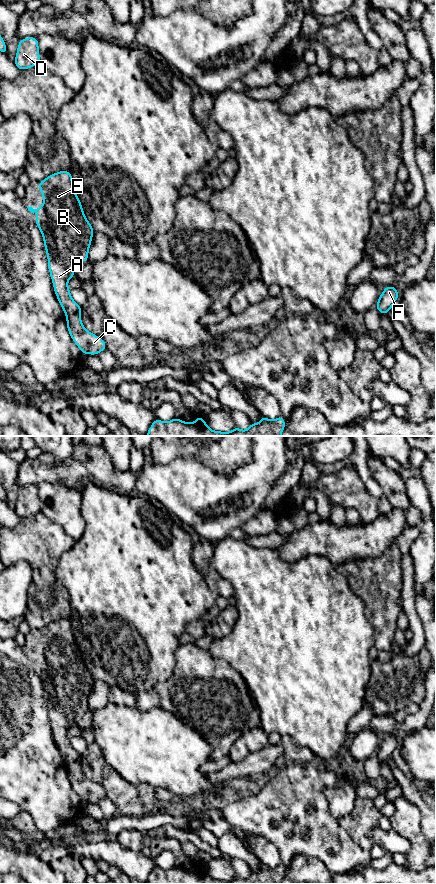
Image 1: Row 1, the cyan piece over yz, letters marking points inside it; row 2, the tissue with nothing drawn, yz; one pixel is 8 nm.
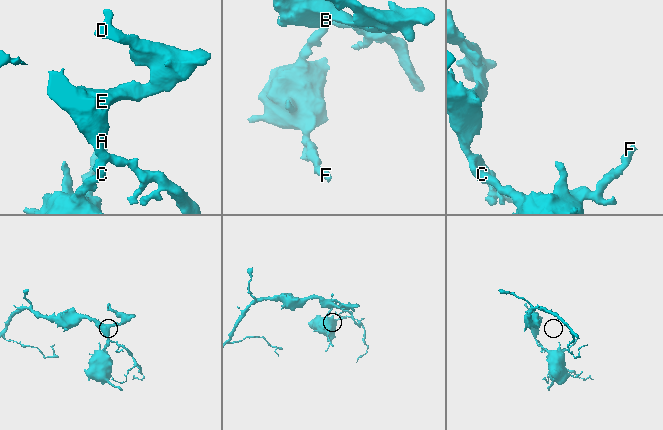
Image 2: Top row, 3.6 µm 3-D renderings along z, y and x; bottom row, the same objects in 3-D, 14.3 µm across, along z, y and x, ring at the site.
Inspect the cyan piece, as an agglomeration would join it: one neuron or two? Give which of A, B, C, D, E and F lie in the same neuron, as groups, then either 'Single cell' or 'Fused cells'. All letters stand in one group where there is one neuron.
Groups: A B D E / C F. Fused cells

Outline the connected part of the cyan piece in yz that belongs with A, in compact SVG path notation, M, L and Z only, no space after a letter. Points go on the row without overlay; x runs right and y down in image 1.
M60 619L51 622L46 627L37 633L43 643L43 654L33 657L27 654L31 661L38 661L35 670L39 675L44 687L45 698L48 705L48 716L54 734L54 740L59 748L59 751L66 763L81 762L82 756L72 747L67 729L74 725L75 709L88 709L88 699L91 694L91 687L93 685L93 676L86 667L83 660L82 653L73 635L73 628L70 619Z

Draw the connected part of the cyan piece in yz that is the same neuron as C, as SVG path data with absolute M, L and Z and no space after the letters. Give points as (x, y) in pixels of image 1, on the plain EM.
M79 762L66 763L66 768L70 784L80 796L82 802L97 803L99 800L107 797L103 787L83 775Z

